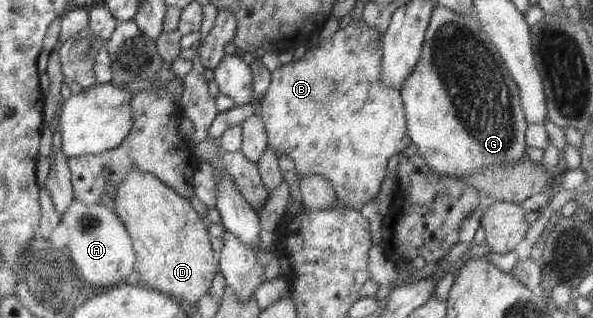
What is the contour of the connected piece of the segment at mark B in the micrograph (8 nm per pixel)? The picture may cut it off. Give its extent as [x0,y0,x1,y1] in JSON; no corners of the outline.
[260,20,412,210]

